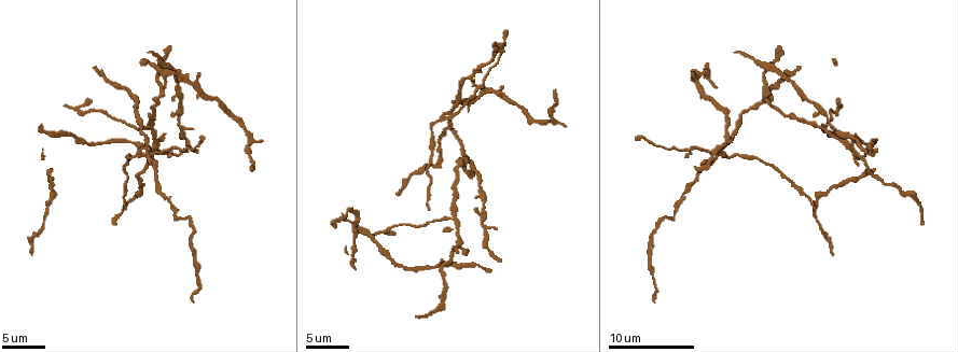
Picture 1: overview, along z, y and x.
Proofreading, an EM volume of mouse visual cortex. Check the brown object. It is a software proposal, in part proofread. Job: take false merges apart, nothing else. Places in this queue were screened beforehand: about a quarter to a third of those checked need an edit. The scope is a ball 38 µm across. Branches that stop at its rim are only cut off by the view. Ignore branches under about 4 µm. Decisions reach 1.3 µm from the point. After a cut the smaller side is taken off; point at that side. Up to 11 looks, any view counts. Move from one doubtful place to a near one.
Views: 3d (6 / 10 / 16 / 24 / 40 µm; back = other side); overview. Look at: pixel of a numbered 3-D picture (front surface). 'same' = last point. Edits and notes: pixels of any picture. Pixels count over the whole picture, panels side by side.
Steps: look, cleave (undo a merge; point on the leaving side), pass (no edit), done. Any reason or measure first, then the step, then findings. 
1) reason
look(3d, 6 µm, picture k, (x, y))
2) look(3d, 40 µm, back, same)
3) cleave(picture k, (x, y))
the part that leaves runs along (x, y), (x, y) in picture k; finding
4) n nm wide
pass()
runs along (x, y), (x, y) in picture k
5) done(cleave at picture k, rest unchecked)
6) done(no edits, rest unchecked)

four arms meet
look(3d, 10 µm, picture 1, (145, 152))

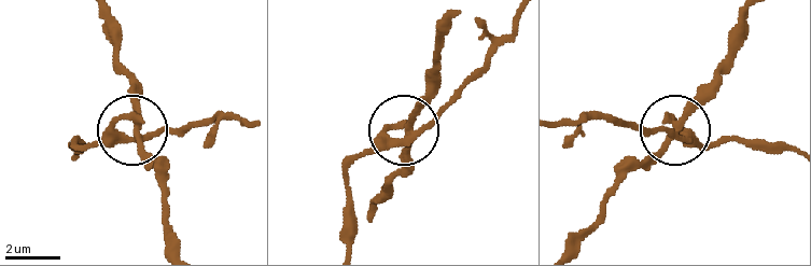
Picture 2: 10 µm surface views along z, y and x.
300 nm wide
cleave(picture 2, (110, 146))
the part that leaves runs along (668, 116), (702, 142), (758, 138), (793, 146) in picture 2; two neurons meet here

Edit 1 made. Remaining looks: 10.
look(overview)

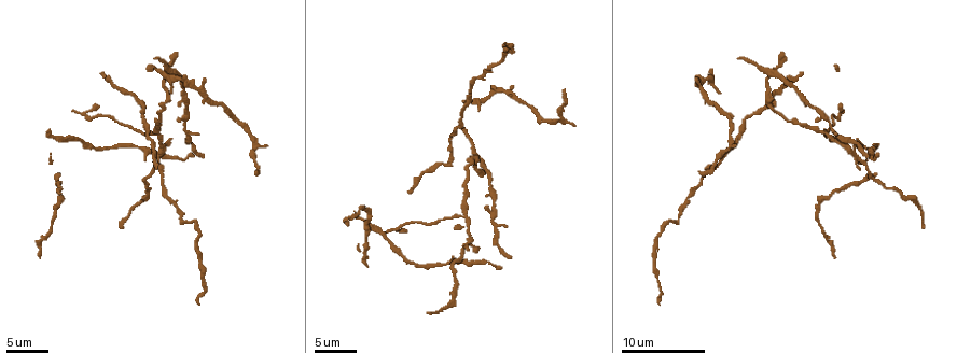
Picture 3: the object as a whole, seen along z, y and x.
side arm on a straight run
look(3d, 10 µm, picture 3, (465, 212))

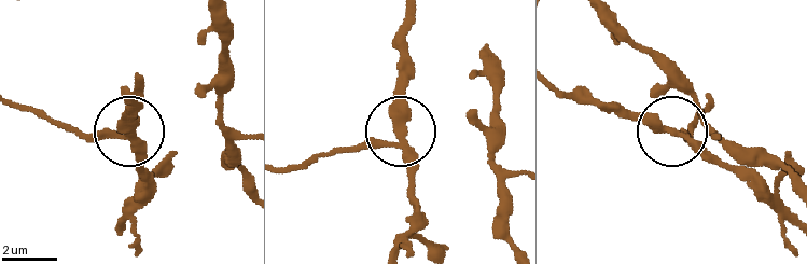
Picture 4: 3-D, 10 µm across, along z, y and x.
look(3d, 10 µm, back, picture 4, (665, 128))

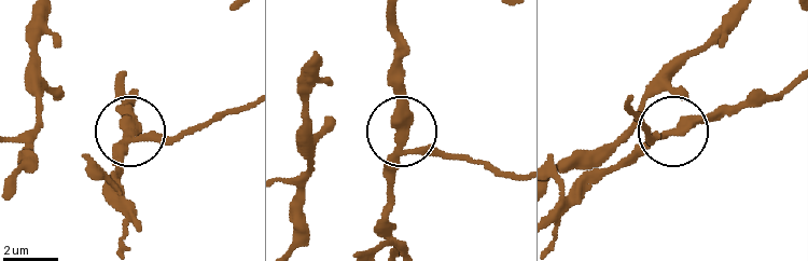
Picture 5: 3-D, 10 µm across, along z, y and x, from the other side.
side arm 43 µm
cleave(picture 5, (171, 140))
the part that leaves runs along (134, 139), (173, 139), (242, 109) in picture 5; a second neuron is stuck on

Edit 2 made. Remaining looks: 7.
look(overview)

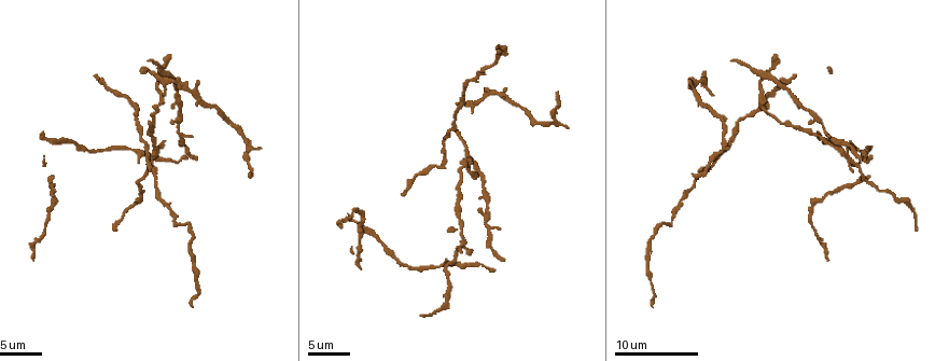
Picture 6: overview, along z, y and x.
three arms meet
look(3d, 6 µm, picture 6, (460, 162))

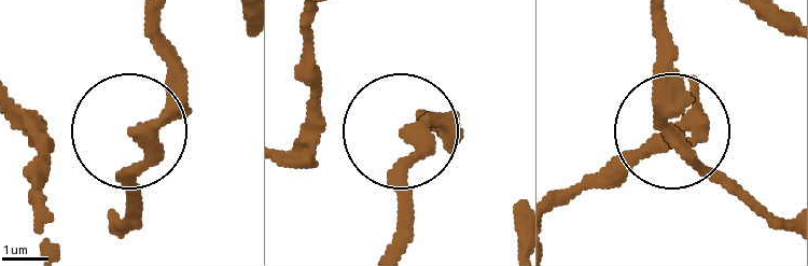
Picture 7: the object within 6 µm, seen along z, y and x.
pass()
runs along (790, 227), (755, 212), (670, 127), (663, 42) in picture 7; all the same neuron

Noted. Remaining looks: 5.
three arms meet
look(3d, 10 µm, picture 1, (800, 92))

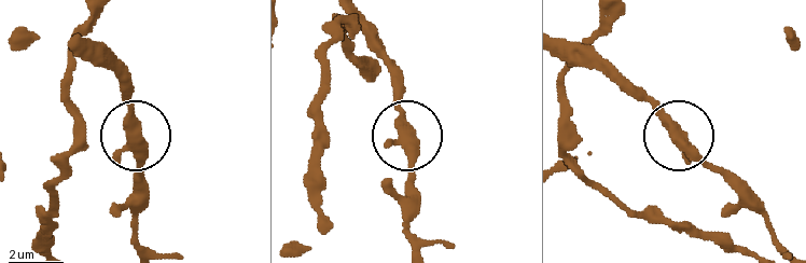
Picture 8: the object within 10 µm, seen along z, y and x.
look(3d, 10 µm, back, picture 8, (135, 137))

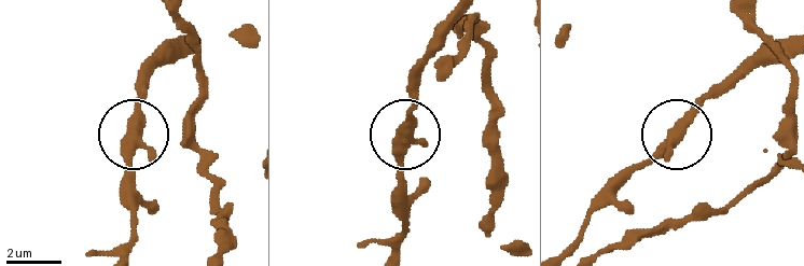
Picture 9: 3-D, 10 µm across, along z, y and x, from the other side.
3 arms
pass()
one neuron here

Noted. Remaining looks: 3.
looks like a crossing
look(3d, 6 µm, picture 1, (452, 256))

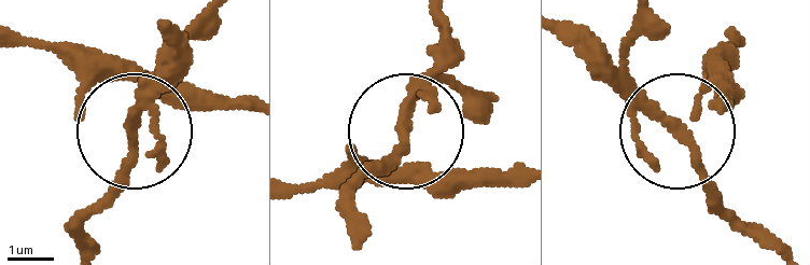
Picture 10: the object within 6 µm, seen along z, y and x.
170 nm wide
pass()
runs along (567, 22), (671, 122), (749, 234) in picture 10; all the same neuron

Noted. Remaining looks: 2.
done(cleave at picture 2, cleave at picture 5, rest unchecked)

